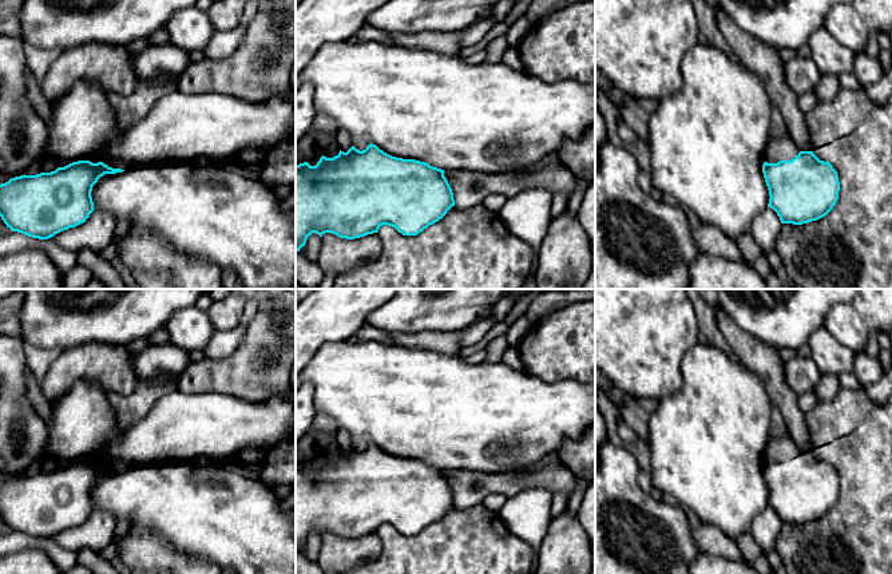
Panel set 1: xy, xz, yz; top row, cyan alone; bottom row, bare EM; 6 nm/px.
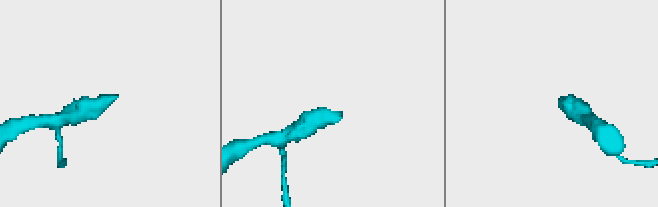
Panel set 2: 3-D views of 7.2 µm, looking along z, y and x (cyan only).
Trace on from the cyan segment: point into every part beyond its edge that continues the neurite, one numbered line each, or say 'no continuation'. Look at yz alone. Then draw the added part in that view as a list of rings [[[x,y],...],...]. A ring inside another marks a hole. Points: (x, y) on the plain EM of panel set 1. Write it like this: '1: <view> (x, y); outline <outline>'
1: yz (777, 450); outline [[[770,436],[765,450],[764,462],[777,463],[780,460],[790,460],[798,455],[798,452],[798,447],[788,439],[774,439]]]

